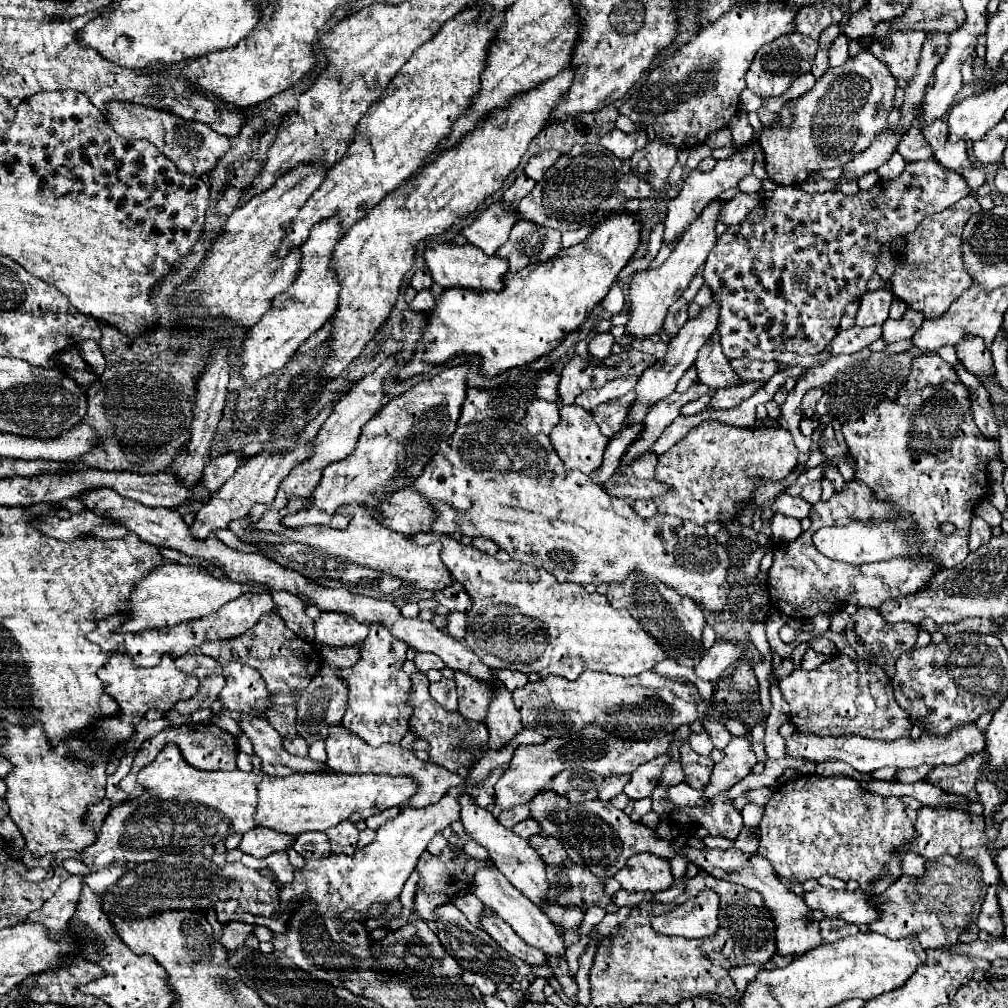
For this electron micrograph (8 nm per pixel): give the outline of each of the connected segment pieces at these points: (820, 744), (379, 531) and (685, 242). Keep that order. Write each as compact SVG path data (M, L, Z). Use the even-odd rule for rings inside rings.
M964 725L960 729L954 729L950 735L946 737L934 737L934 735L920 735L918 741L904 737L904 739L896 739L896 741L872 741L872 739L864 739L864 737L816 737L816 735L802 735L802 733L794 733L788 741L786 741L786 749L790 757L802 757L802 759L810 759L814 763L820 761L844 761L848 765L852 765L856 771L862 773L872 773L880 767L892 765L898 769L908 769L908 767L920 767L920 765L932 765L938 767L942 763L946 765L954 765L958 761L962 761L964 757L972 755L972 753L980 753L985 749L985 735L982 731L978 731L974 725Z
M346 505L344 509L340 509L340 513L350 515L350 523L346 529L280 527L276 533L258 529L258 525L248 517L242 517L228 527L242 543L254 545L264 557L274 559L284 567L290 567L320 585L346 587L360 595L372 595L390 601L396 607L402 607L410 601L420 601L424 597L430 599L432 591L444 589L452 583L450 571L440 559L440 541L418 547L400 533L376 523L374 517L368 517L368 513L360 505Z
M714 199L698 215L698 219L684 231L682 239L676 243L672 255L662 263L662 267L632 275L632 279L630 279L630 297L628 297L630 309L632 309L632 319L628 321L626 331L632 333L636 339L648 337L648 335L658 333L662 329L662 321L664 321L664 315L666 315L668 307L686 291L686 287L690 285L698 267L704 265L710 249L716 245L716 223L718 223L718 217L720 217L720 205L724 205L724 201Z

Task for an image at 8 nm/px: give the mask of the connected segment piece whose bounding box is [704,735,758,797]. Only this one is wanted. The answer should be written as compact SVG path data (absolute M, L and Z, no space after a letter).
M748 735L732 737L724 753L726 757L714 765L710 785L704 791L706 797L714 797L716 793L730 789L734 783L752 773L752 767L758 763L756 753L752 751L752 739Z

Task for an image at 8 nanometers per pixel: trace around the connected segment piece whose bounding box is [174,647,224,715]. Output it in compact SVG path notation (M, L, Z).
M200 647L184 653L184 657L178 657L174 663L182 673L192 673L200 681L198 695L194 695L188 703L182 703L182 707L174 707L174 711L192 715L198 709L210 707L218 699L220 689L224 687L224 675L220 663L212 661L208 655L202 655Z

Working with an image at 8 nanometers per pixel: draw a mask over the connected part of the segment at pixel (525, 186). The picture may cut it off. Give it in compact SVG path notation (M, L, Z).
M518 175L516 177L516 181L510 185L510 189L504 193L504 201L520 201L522 197L526 197L532 189L534 189L534 181L530 179L530 177L526 177L526 175Z

